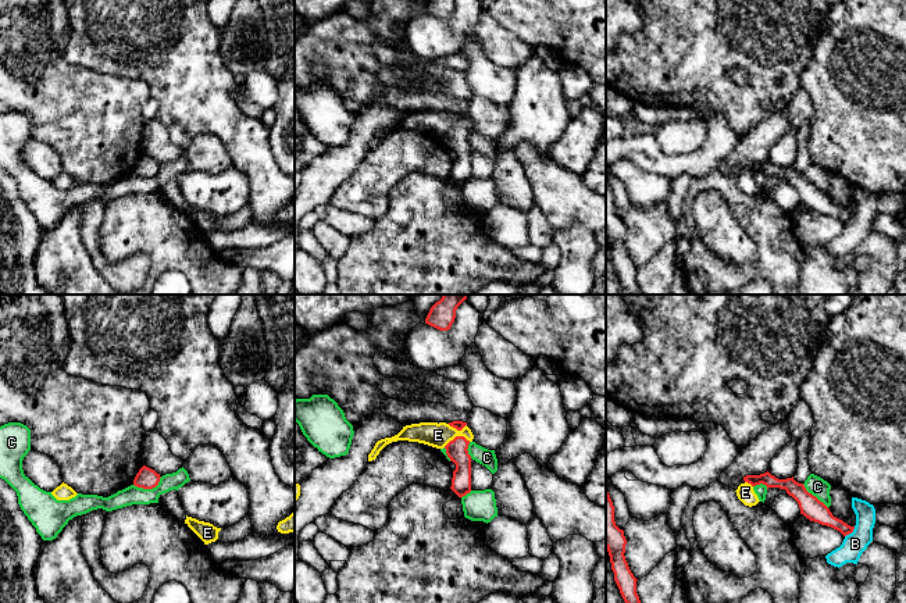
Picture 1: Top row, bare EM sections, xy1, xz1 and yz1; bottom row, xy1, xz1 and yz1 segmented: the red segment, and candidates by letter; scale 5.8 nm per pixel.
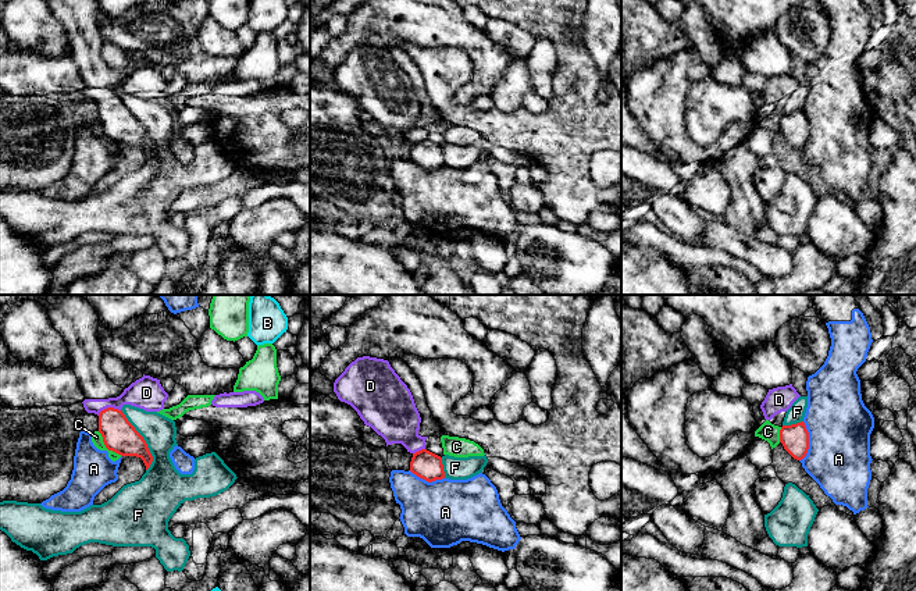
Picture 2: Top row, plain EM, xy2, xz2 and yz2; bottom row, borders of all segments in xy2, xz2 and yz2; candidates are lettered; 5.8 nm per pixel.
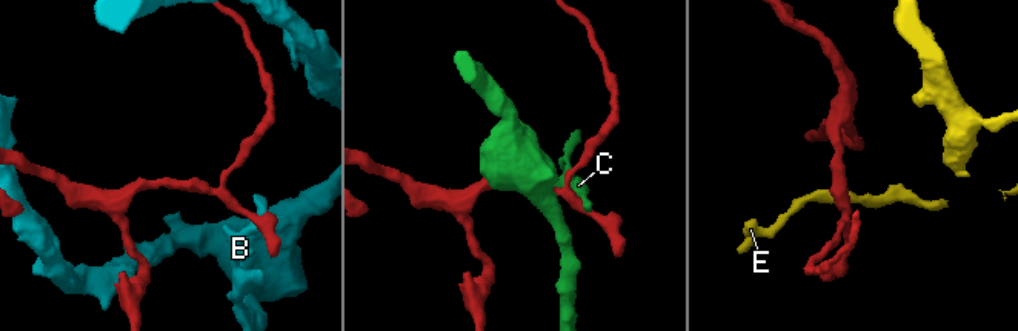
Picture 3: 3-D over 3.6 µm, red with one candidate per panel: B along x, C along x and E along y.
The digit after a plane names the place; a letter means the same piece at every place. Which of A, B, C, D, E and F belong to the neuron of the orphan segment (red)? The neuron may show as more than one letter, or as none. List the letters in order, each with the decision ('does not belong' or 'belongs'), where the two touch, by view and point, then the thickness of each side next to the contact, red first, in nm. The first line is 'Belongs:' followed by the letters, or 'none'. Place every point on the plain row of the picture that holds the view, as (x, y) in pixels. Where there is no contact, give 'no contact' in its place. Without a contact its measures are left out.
Belongs: D
A: does not belong | yz2 (808, 130) | 160/380 nm
B: does not belong | yz1 (851, 221) | 120/140 nm
C: does not belong | xy1 (149, 177) | 120/110 nm
D: belongs | xy2 (109, 96) | 190/190 nm
E: does not belong | xz1 (456, 125) | 120/140 nm
F: does not belong | xy2 (143, 128) | 190/200 nm

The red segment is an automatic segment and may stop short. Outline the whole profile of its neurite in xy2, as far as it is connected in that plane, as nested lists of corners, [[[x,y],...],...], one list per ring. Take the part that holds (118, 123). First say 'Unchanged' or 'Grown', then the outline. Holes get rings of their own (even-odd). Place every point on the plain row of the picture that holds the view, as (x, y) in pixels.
Grown. [[[145,64],[132,71],[117,86],[85,88],[83,96],[88,102],[99,104],[99,121],[108,139],[121,145],[140,146],[146,159],[153,150],[153,145],[143,125],[135,118],[122,102],[124,93],[131,93],[146,100],[160,100],[168,82],[160,72],[160,68]]]

